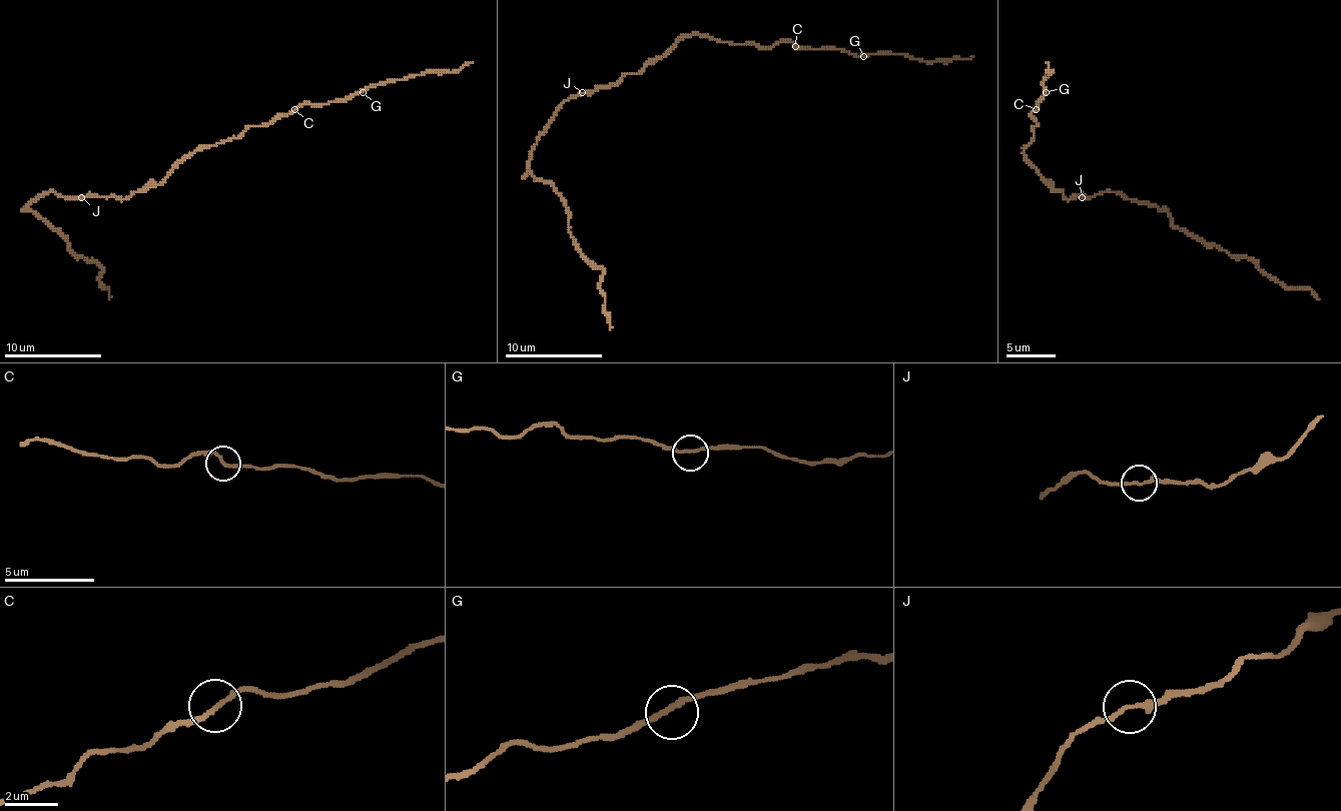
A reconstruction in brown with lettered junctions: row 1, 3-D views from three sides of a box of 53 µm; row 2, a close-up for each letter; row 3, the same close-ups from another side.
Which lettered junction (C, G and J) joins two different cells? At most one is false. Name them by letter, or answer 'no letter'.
no letter

